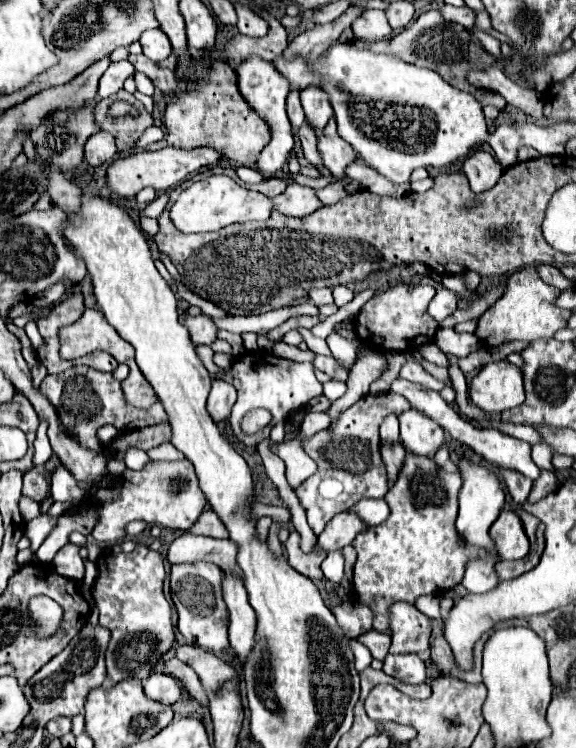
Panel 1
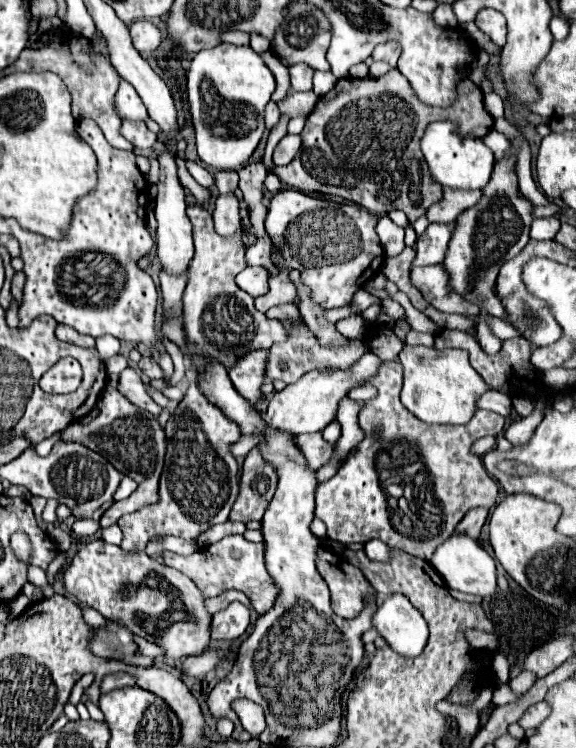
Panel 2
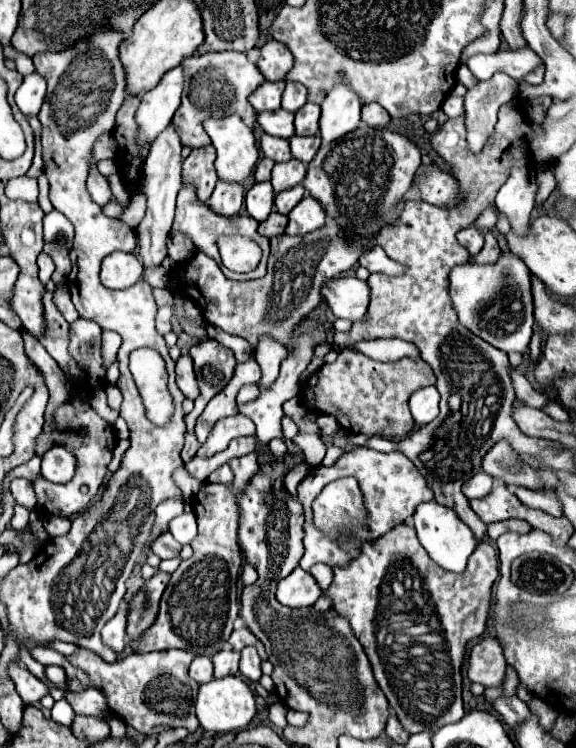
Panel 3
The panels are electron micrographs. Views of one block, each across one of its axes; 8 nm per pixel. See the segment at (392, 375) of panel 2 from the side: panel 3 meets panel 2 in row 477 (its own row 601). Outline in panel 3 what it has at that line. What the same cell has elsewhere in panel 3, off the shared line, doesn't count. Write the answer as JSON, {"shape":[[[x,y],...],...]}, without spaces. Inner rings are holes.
{"shape":[[[408,524],[392,528],[378,540],[364,542],[360,546],[360,556],[350,560],[348,566],[334,566],[334,580],[326,592],[334,600],[332,608],[350,618],[352,630],[370,658],[374,678],[406,732],[436,732],[440,726],[458,722],[464,716],[460,668],[464,662],[466,644],[486,630],[492,584],[496,578],[498,558],[490,544],[480,542],[470,556],[466,570],[454,574],[430,560],[416,538],[416,530]]]}

